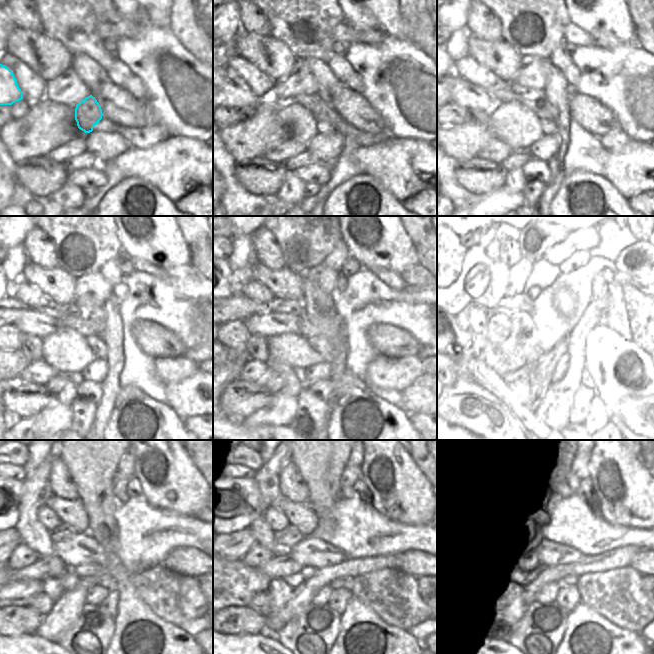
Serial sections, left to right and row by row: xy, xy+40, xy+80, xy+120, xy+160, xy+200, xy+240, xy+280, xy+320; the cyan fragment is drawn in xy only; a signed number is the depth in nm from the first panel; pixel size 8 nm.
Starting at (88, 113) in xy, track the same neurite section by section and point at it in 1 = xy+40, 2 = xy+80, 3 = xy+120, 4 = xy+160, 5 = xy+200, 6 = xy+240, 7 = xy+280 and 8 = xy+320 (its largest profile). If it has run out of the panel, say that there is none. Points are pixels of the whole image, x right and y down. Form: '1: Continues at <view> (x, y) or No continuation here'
1: Continues at xy+40 (314, 103)
2: Continues at xy+80 (463, 93)
3: Continues at xy+120 (31, 322)
4: Continues at xy+160 (273, 323)
5: Continues at xy+200 (525, 325)
6: Continues at xy+240 (82, 549)
7: Continues at xy+280 (309, 552)
8: Continues at xy+320 (546, 553).

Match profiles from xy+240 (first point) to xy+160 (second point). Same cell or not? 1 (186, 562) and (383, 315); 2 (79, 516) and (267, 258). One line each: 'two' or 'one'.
1: two
2: two

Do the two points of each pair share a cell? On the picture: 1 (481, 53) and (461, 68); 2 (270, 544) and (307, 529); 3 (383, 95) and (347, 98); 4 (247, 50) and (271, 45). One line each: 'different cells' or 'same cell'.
1: different cells
2: different cells
3: different cells
4: same cell

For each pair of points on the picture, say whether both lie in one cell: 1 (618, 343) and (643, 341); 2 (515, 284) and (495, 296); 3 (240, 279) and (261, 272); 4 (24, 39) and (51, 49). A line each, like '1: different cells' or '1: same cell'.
1: same cell
2: different cells
3: different cells
4: same cell

